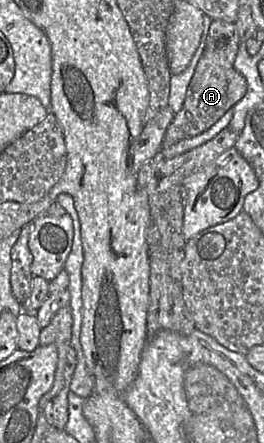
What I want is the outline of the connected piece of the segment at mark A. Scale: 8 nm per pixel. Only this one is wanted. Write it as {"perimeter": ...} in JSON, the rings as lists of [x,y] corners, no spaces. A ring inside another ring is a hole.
{"perimeter":[[[213,20],[193,77],[188,85],[183,108],[174,116],[169,125],[163,147],[191,138],[209,130],[220,118],[233,108],[246,94],[245,79],[233,68],[239,47],[239,34],[234,23]]]}

